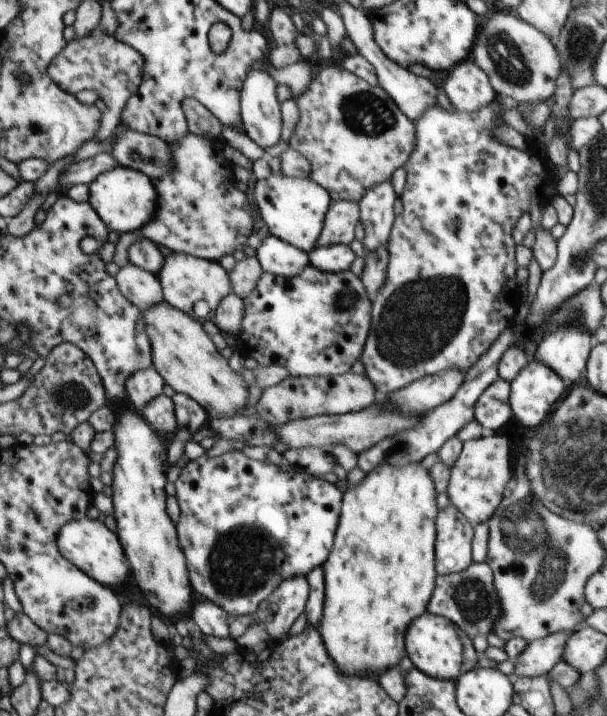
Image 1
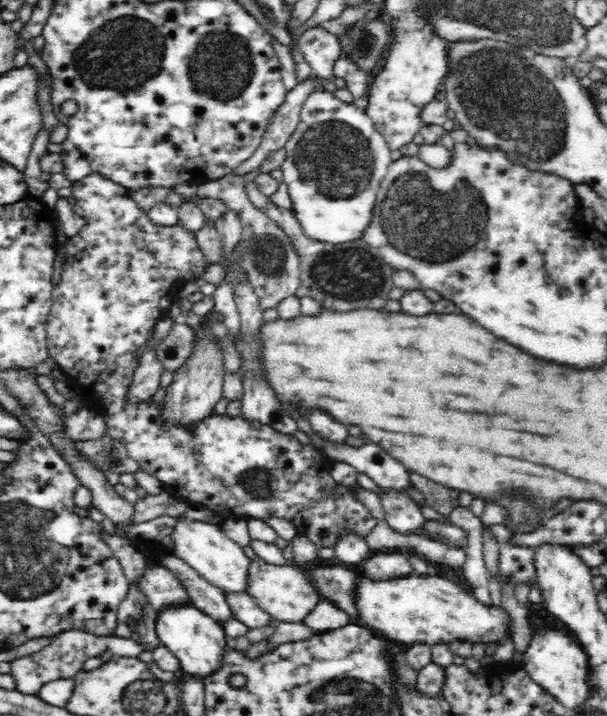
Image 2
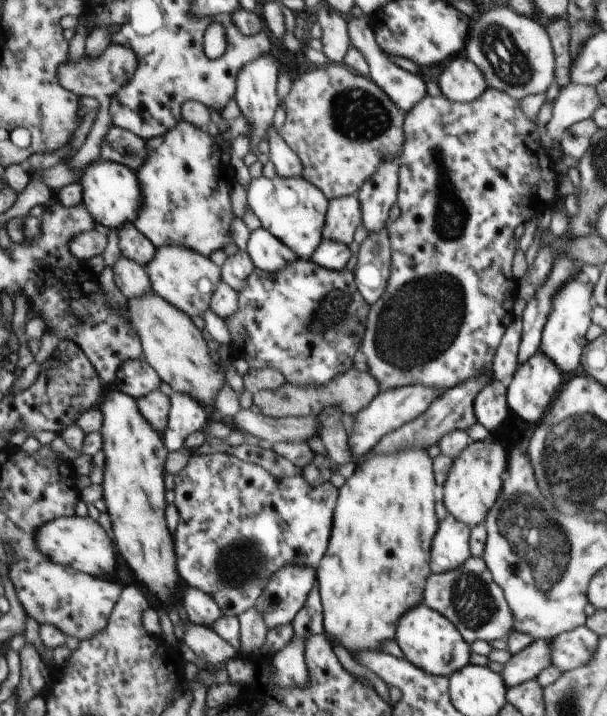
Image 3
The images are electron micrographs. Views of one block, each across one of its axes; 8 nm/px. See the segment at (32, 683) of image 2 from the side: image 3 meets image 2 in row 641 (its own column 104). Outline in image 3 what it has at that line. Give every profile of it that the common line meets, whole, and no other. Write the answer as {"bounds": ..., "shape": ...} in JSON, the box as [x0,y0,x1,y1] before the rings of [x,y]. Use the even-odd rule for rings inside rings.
{"bounds":[60,44,141,171],"shape":[[[110,44],[98,58],[91,60],[85,58],[80,63],[72,63],[71,59],[68,63],[62,66],[60,71],[61,84],[66,86],[67,90],[79,94],[80,97],[93,97],[97,99],[101,107],[98,109],[98,117],[87,138],[86,143],[80,148],[79,152],[71,158],[68,163],[75,170],[84,171],[93,163],[100,161],[103,158],[103,143],[106,136],[110,133],[114,123],[111,114],[111,103],[113,99],[136,77],[138,66],[141,64],[140,59],[129,47]]]}

